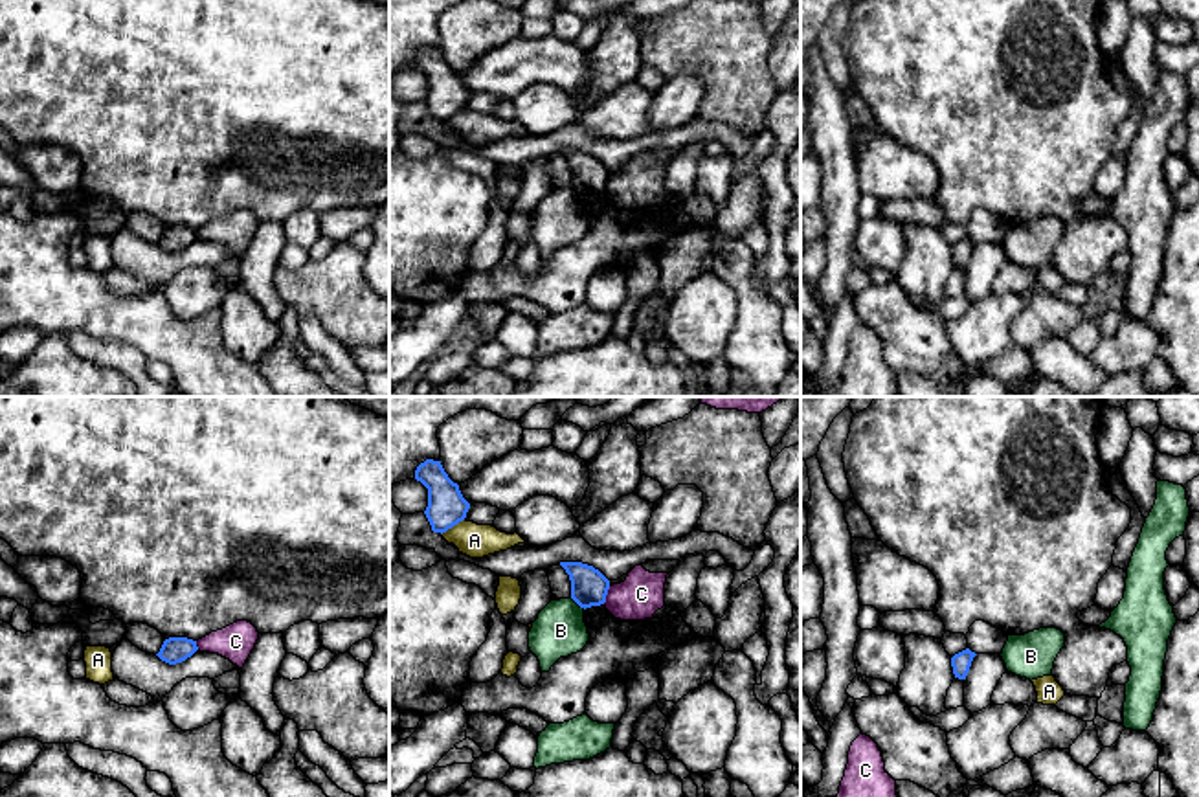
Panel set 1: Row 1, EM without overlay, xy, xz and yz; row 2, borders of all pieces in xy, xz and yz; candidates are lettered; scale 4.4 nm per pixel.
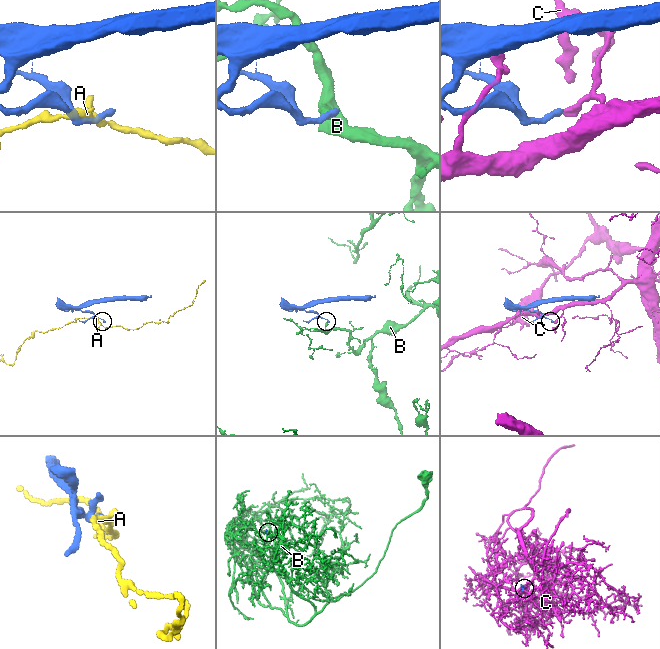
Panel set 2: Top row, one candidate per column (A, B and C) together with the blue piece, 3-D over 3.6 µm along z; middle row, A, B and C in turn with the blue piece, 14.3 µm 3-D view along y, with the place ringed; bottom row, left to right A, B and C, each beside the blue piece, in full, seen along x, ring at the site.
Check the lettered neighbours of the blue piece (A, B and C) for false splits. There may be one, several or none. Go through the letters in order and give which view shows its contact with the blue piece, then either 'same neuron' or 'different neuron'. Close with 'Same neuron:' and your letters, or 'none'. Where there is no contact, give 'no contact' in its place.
A: xz | different neuron
B: xz | different neuron
C: xz | different neuron
Same neuron: none

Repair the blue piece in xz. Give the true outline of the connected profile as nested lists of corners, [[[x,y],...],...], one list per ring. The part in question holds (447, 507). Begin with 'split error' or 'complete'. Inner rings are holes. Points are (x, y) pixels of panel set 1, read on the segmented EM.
complete; [[[426,459],[415,470],[415,479],[428,488],[424,511],[433,533],[446,533],[466,518],[470,503],[463,498],[459,485],[444,472],[441,461]]]

